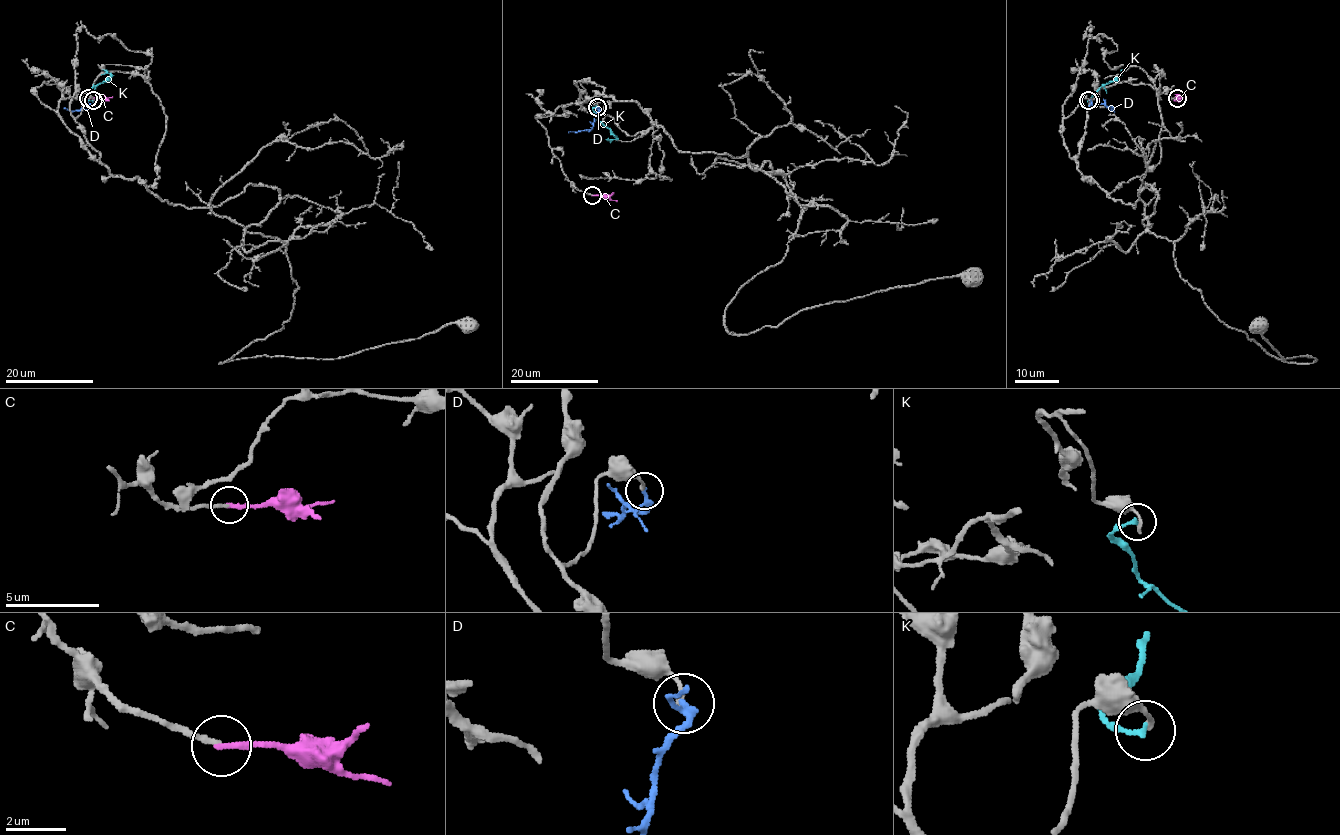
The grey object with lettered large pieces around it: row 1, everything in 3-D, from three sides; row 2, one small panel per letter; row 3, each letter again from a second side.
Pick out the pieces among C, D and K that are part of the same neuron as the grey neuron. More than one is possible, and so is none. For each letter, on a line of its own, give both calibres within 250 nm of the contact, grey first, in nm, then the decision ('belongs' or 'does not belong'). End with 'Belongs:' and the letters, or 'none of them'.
C: calibres 180 and 240 nm; belongs
D: calibres 180 and 190 nm; does not belong
K: calibres 180 and 170 nm; does not belong
Belongs: C

